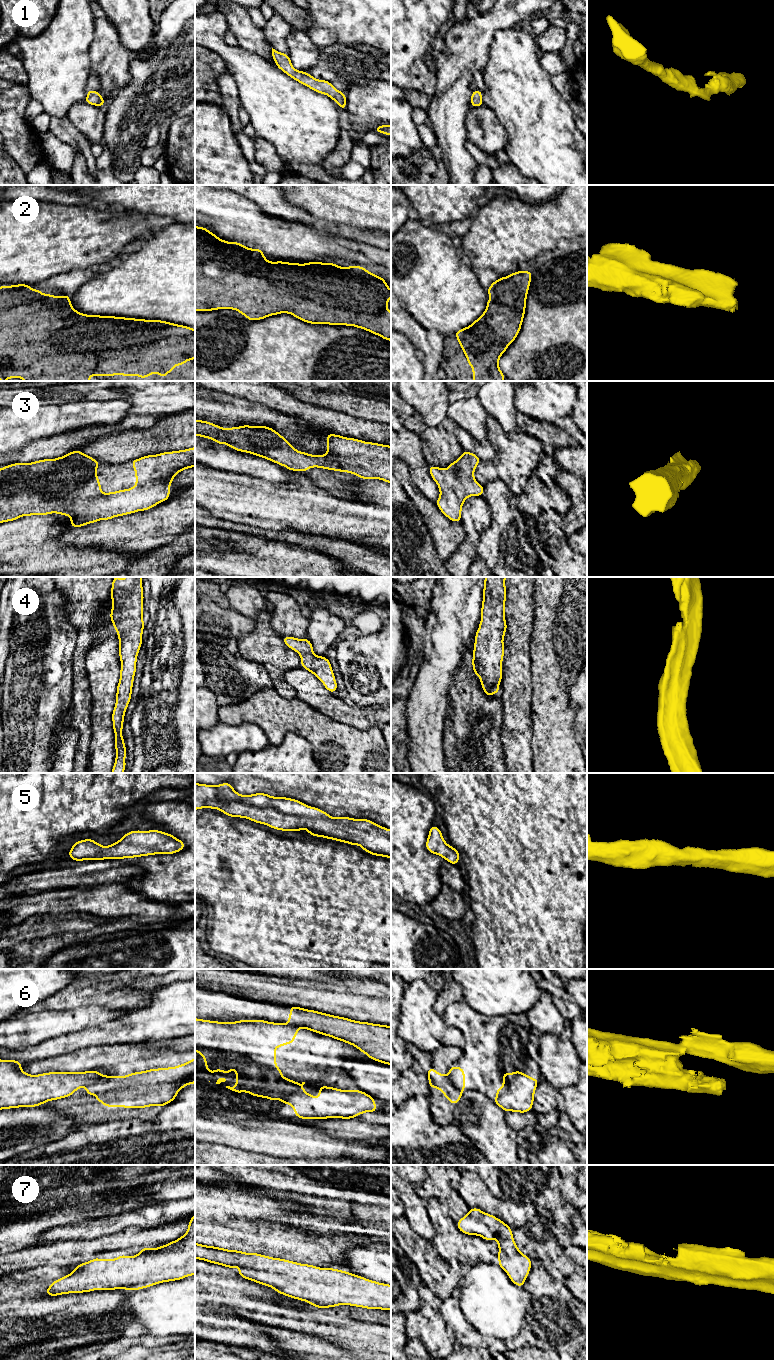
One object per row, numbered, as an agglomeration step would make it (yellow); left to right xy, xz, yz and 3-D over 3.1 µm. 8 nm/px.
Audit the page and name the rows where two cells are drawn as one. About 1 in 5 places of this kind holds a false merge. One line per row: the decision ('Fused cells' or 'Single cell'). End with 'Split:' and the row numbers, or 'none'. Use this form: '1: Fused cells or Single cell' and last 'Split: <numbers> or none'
1: Single cell
2: Single cell
3: Single cell
4: Single cell
5: Single cell
6: Fused cells
7: Single cell
Split: 6

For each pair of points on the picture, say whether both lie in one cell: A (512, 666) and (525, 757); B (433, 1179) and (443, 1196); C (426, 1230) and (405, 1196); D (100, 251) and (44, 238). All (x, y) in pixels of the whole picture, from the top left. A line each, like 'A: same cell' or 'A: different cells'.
A: same cell
B: same cell
C: same cell
D: same cell

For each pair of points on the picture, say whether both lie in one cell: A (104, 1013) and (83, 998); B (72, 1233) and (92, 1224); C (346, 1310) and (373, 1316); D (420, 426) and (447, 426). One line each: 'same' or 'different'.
A: different
B: same
C: same
D: same

